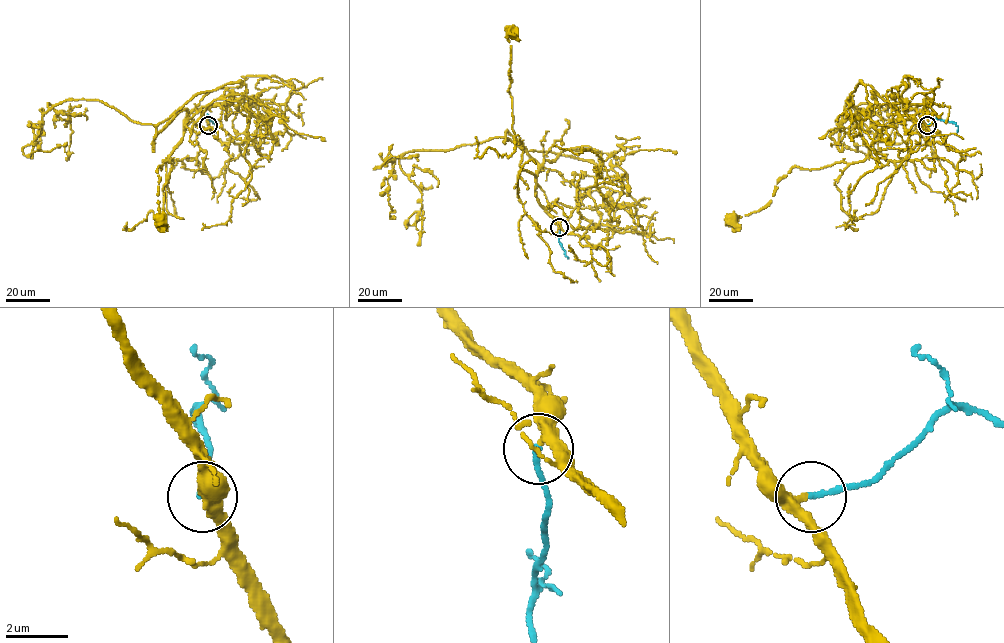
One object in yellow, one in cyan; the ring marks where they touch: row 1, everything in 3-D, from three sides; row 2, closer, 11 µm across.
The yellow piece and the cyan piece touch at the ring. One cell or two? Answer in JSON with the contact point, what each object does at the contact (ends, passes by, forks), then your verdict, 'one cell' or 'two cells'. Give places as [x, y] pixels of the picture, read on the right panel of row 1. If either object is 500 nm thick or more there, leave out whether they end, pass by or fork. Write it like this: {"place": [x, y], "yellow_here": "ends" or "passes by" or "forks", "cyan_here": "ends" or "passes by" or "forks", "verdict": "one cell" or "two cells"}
{"place": [927, 125], "yellow_here": "passes by", "cyan_here": "ends", "verdict": "one cell"}

